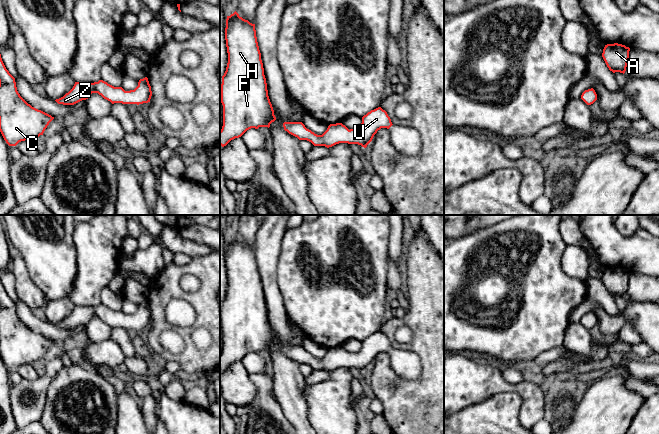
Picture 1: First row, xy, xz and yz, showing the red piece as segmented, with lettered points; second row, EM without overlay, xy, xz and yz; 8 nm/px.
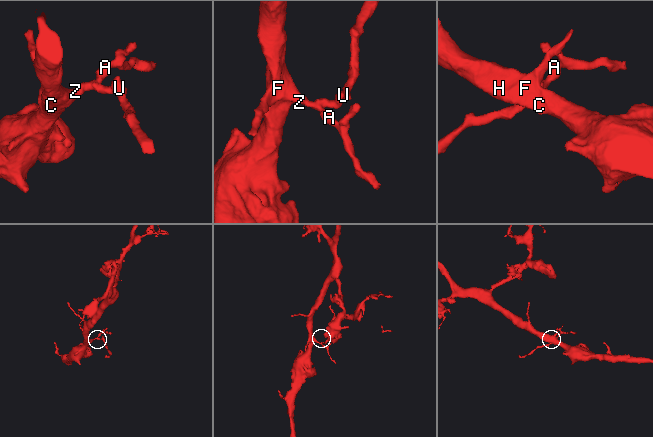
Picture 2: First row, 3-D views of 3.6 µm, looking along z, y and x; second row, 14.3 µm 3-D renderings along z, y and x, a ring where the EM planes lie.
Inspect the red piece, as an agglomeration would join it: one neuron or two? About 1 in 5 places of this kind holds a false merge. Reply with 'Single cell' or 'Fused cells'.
Single cell

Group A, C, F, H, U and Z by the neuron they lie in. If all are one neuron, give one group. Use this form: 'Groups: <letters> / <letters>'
Groups: A C F H U Z

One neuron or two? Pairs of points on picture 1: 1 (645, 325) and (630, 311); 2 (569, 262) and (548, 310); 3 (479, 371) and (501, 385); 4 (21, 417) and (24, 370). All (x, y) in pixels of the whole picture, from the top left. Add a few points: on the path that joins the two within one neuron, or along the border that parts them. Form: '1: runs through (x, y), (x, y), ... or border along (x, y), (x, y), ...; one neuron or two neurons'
1: runs through (641, 321), (634, 314); one neuron
2: border along (564, 249), (561, 270), (584, 280); two neurons
3: runs through (484, 376), (490, 382), (496, 384); one neuron
4: border along (39, 376), (34, 379), (22, 378); two neurons

